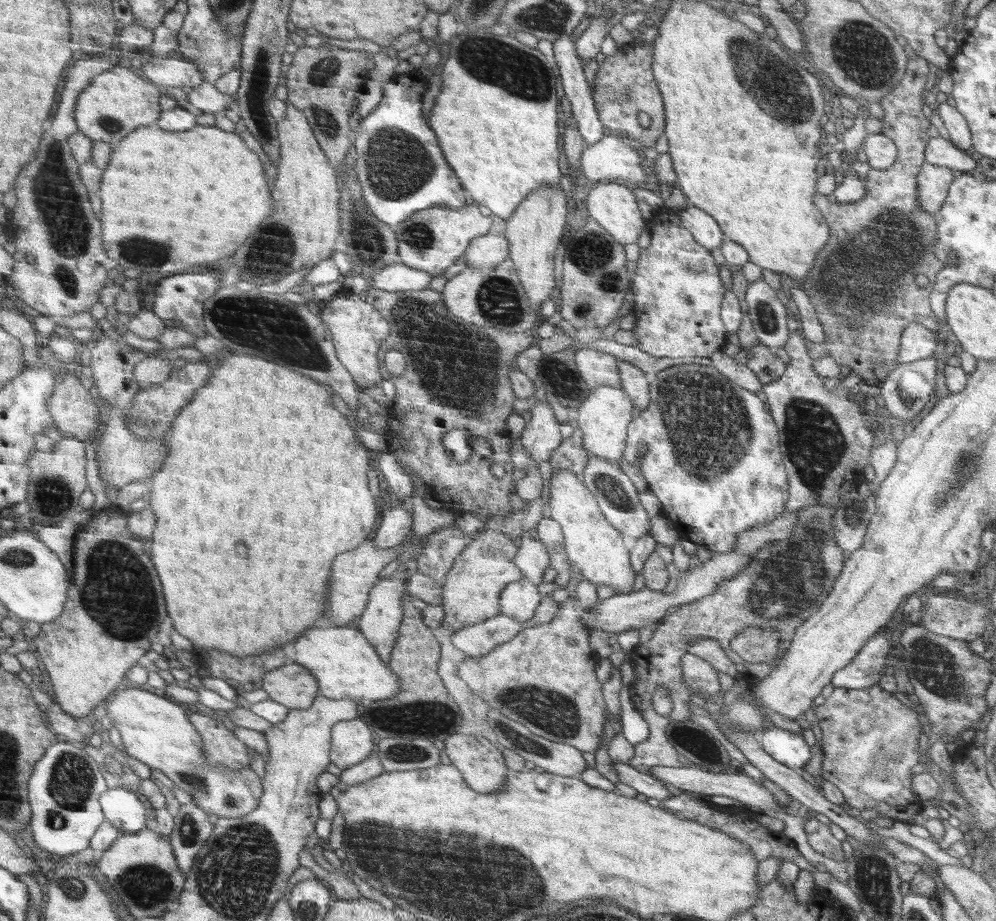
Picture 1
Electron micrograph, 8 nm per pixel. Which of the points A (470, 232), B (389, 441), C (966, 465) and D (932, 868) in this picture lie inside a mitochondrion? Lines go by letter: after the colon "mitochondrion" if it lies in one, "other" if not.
A: other
B: other
C: mitochondrion
D: other

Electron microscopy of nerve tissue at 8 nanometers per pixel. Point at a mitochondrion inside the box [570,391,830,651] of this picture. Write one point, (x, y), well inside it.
(610, 488)

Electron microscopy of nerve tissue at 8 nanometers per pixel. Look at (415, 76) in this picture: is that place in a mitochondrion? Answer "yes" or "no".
no

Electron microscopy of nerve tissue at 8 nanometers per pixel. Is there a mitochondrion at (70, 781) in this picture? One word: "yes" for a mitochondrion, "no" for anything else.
yes

